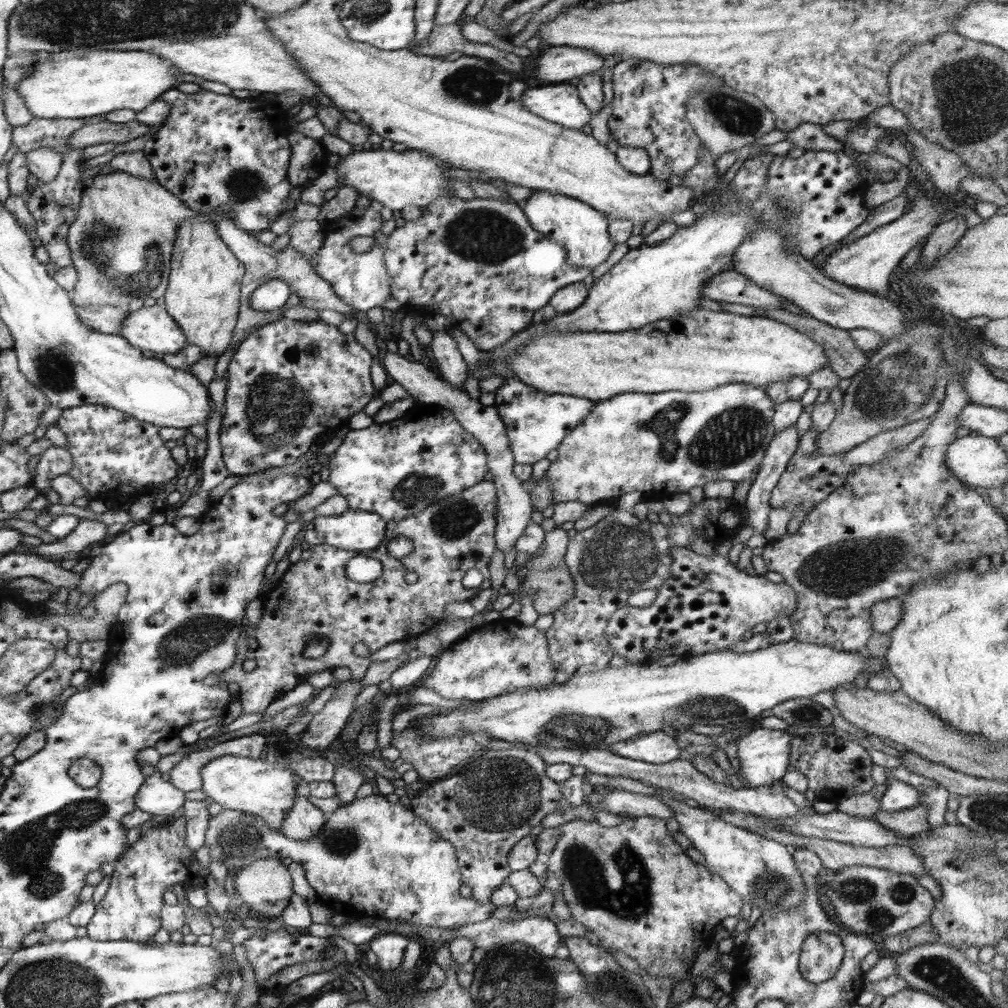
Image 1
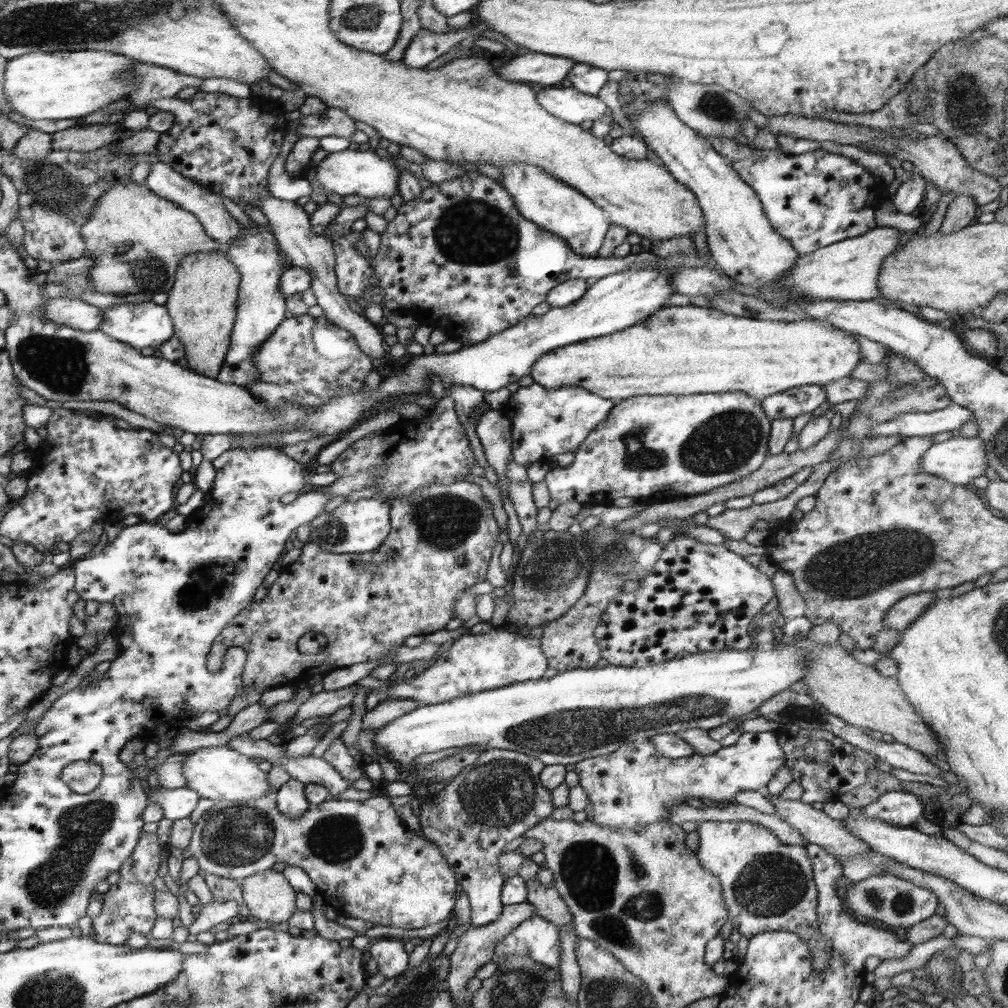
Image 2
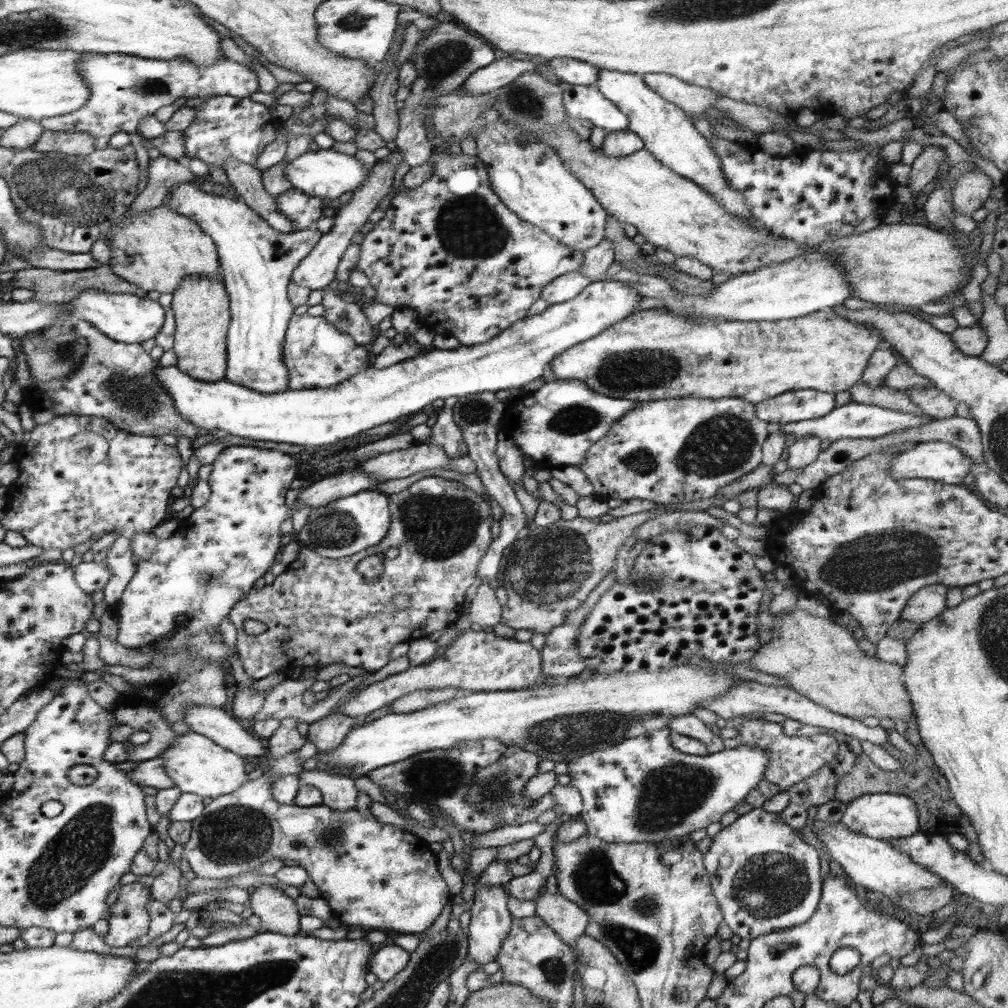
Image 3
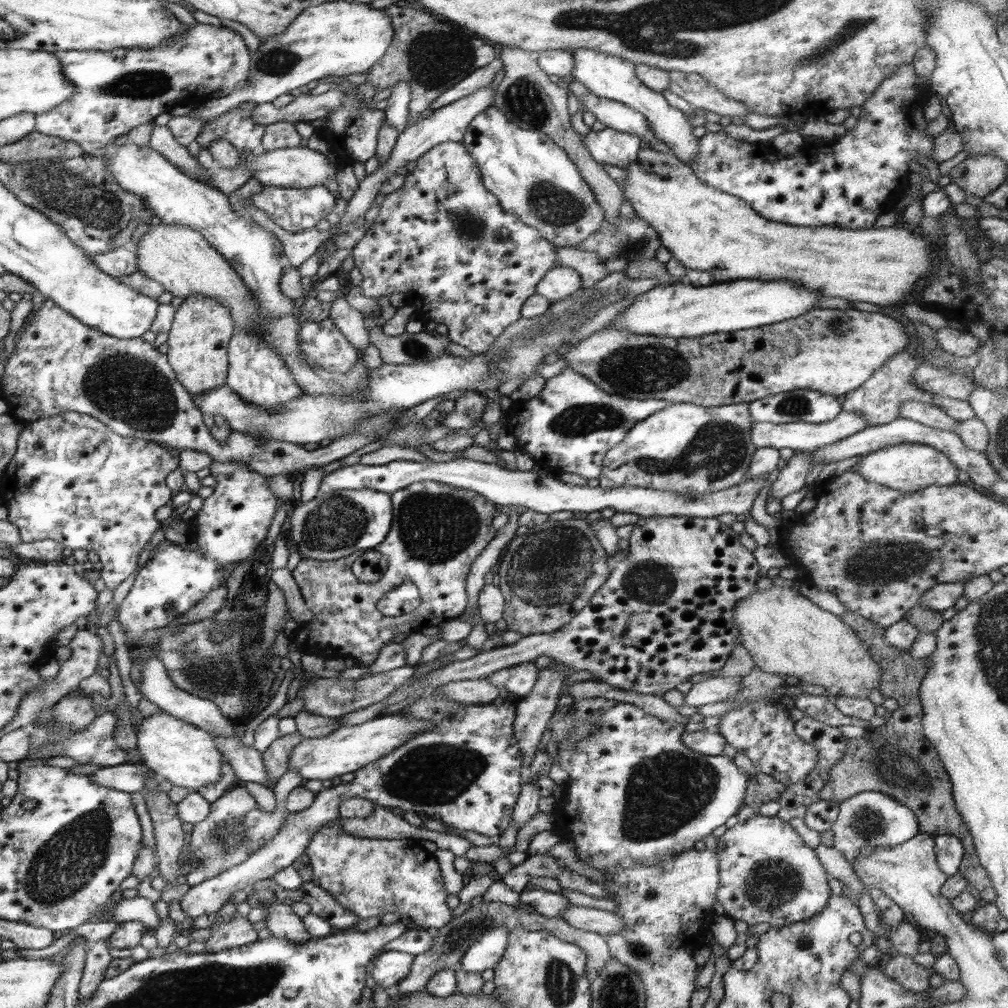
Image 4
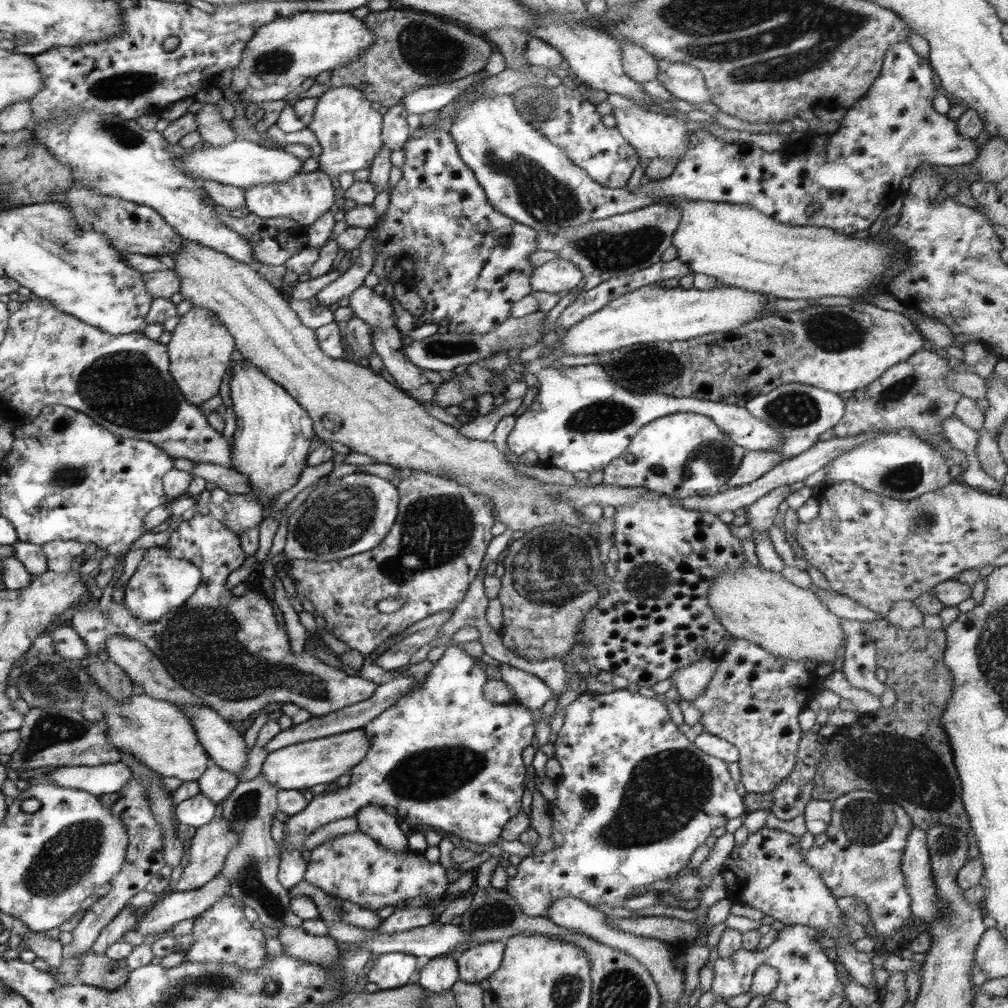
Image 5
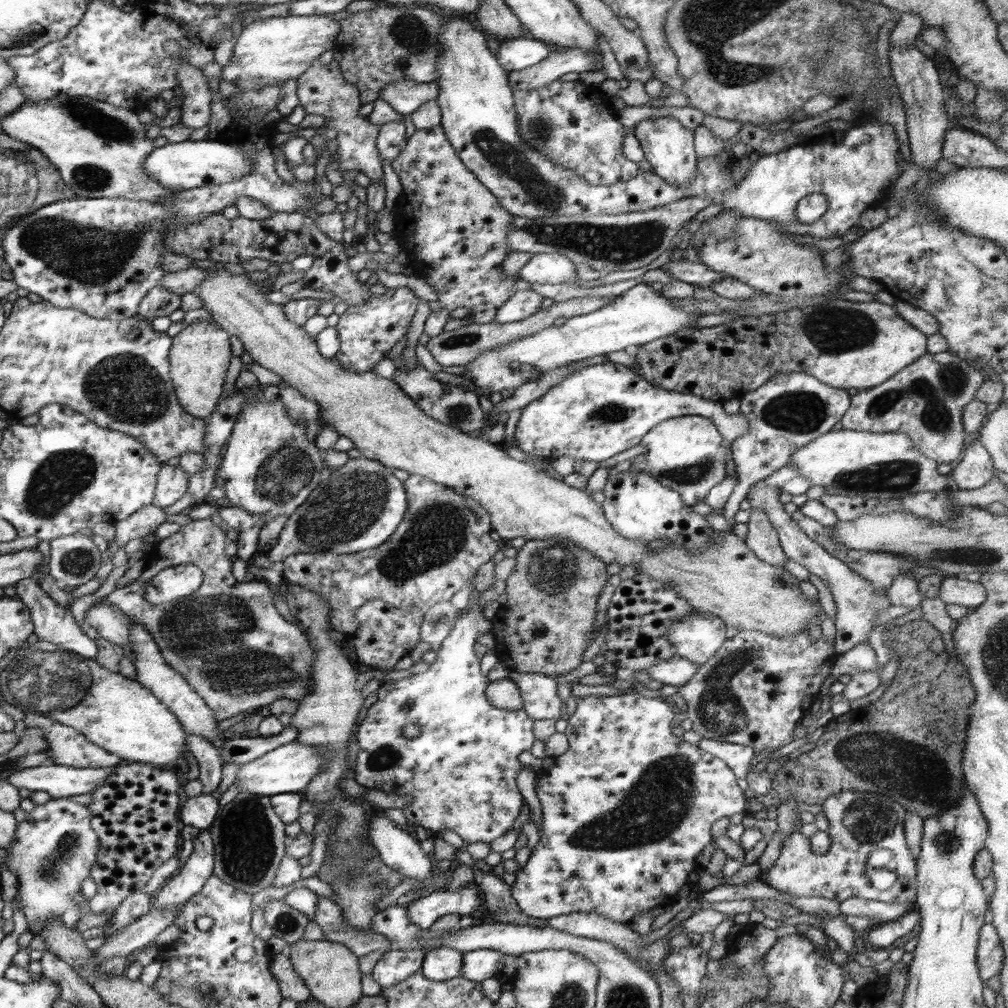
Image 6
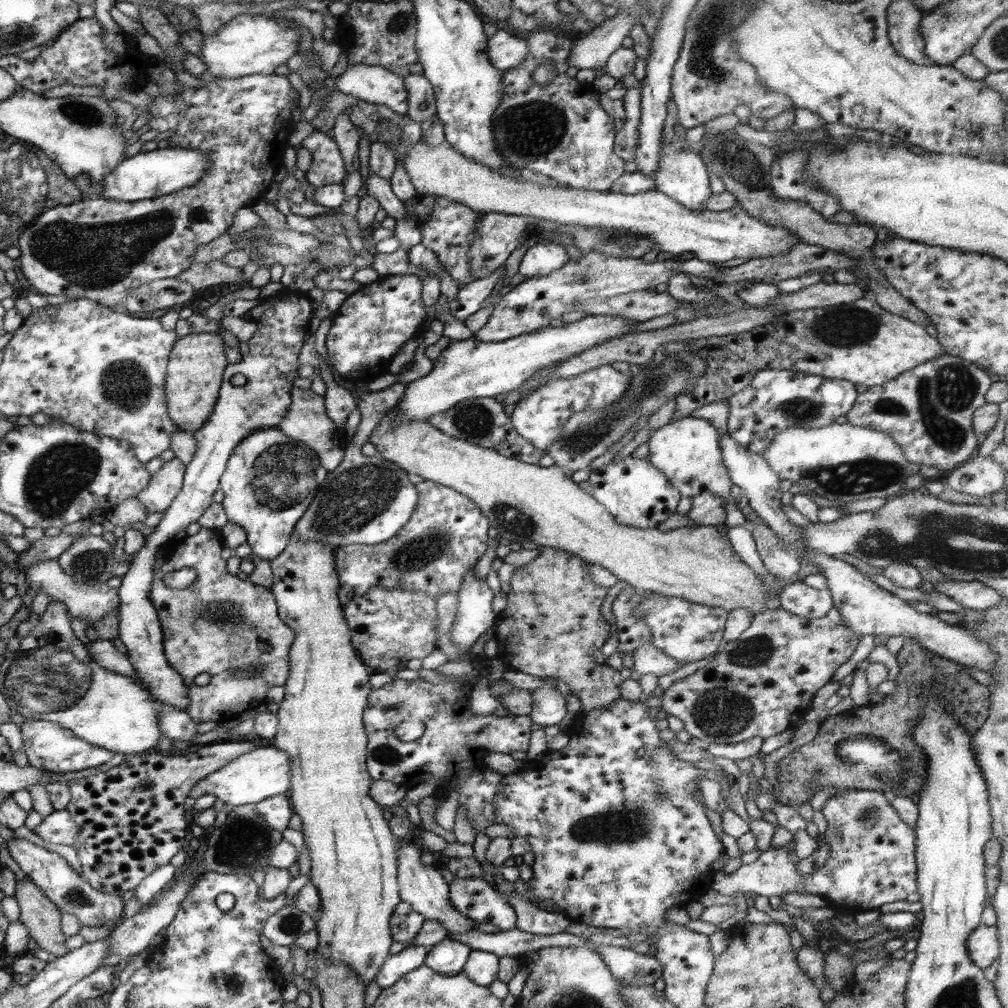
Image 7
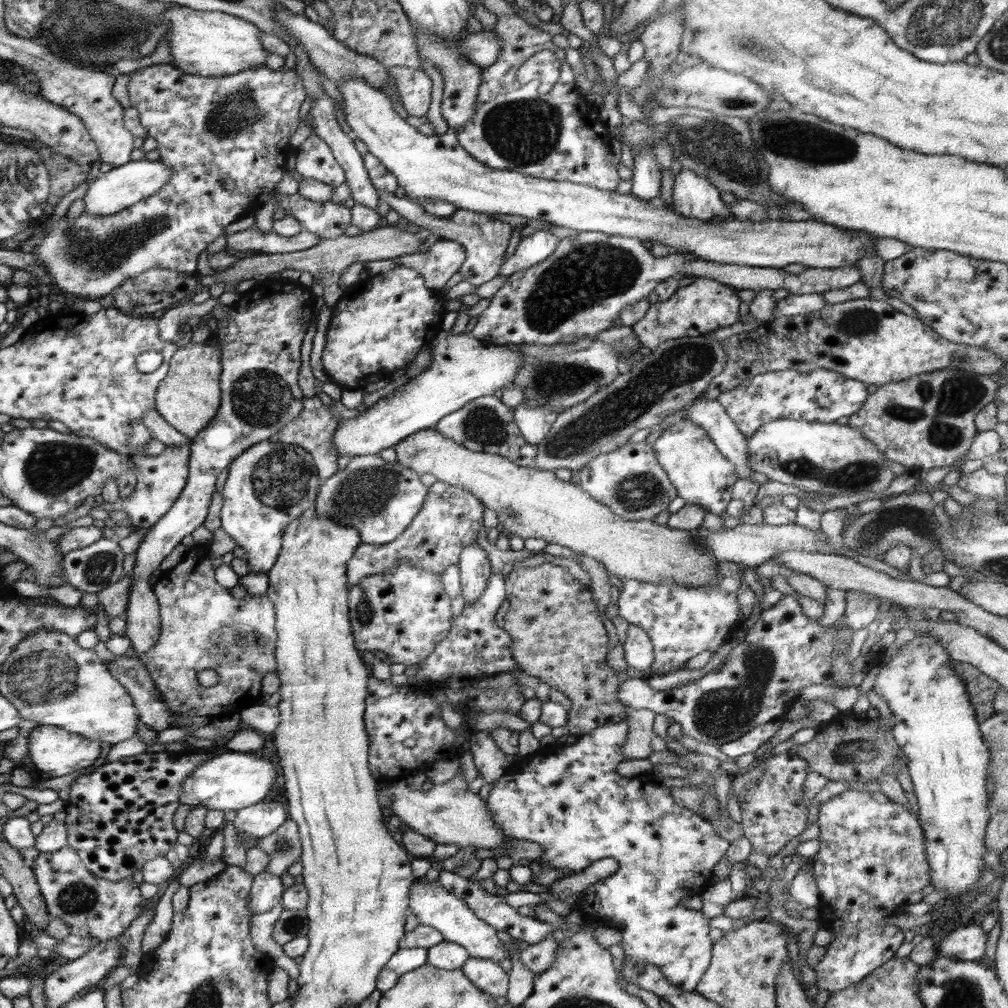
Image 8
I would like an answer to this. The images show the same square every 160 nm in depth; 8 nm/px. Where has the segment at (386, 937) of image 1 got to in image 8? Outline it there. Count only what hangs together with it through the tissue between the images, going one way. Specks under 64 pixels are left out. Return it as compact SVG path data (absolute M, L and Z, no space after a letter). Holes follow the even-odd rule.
M399 948L385 964L377 978L377 989L382 993L396 986L403 974L427 964L426 948Z

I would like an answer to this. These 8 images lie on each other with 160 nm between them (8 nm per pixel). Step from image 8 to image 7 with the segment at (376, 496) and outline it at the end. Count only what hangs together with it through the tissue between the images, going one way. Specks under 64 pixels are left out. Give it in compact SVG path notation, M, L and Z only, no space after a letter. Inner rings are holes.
M396 382L380 391L366 391L366 384L356 385L362 389L357 400L361 421L351 442L345 447L345 455L338 468L327 471L327 477L317 490L316 496L304 516L297 522L297 538L319 540L330 546L377 545L390 540L410 520L418 491L408 479L408 473L394 462L380 456L362 454L363 444L369 442L378 421L402 400L407 384Z

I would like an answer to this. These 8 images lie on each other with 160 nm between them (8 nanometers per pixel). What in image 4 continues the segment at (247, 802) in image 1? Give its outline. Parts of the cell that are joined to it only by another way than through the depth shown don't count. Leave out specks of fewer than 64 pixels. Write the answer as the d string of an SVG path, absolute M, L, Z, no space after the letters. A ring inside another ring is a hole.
M160 710L150 717L145 716L140 731L136 734L137 750L141 754L143 764L148 765L159 778L170 781L173 786L192 793L222 779L224 755L213 735L201 727Z

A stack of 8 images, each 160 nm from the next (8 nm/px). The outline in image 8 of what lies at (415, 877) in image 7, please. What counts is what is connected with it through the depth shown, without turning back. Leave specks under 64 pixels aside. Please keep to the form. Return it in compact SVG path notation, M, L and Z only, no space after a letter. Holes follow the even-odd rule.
M415 878L410 887L408 904L410 910L418 917L420 924L441 932L444 940L463 946L470 957L490 959L497 963L508 957L503 948L504 942L500 941L496 935L497 930L480 920L463 900L448 892L438 879Z

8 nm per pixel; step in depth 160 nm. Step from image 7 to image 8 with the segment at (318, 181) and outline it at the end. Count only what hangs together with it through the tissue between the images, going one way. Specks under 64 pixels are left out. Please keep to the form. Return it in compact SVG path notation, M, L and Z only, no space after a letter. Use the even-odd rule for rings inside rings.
M313 128L313 133L308 137L298 148L295 149L296 155L296 167L295 172L299 172L303 178L314 178L320 182L326 183L327 185L332 185L334 188L340 186L344 181L346 181L345 170L342 165L335 159L331 148L322 140L322 137L315 133L315 128Z

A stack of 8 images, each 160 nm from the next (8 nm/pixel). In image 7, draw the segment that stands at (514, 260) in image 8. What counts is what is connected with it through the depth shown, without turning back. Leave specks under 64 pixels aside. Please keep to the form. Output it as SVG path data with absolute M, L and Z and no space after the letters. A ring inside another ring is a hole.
M539 242L530 246L519 266L519 273L524 277L550 274L562 268L569 261L566 248L553 242Z

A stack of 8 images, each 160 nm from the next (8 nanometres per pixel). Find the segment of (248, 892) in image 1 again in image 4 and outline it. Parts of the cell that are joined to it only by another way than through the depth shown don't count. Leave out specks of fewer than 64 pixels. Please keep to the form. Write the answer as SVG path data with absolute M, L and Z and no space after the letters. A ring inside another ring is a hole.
M274 901L265 910L266 929L271 936L288 939L290 942L303 943L312 936L306 929L302 917L293 911L293 907L282 901Z

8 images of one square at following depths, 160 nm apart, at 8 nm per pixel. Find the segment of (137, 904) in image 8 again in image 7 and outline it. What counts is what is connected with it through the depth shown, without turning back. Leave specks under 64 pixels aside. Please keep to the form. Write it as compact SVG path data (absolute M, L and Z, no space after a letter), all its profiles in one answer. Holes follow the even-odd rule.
M15 836L14 840L6 840L8 852L12 859L16 861L21 871L31 880L60 910L62 913L74 914L80 922L80 926L87 927L114 927L116 923L122 922L124 902L120 894L108 894L96 890L91 884L83 879L83 875L78 875L67 861L56 852L50 852Z

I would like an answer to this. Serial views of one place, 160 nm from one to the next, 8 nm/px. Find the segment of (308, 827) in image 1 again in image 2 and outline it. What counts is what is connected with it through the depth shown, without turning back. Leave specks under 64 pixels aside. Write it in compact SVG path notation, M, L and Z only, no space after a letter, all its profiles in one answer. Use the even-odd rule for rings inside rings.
M289 779L277 792L277 808L278 811L285 812L288 819L298 819L313 811L305 796L305 784Z

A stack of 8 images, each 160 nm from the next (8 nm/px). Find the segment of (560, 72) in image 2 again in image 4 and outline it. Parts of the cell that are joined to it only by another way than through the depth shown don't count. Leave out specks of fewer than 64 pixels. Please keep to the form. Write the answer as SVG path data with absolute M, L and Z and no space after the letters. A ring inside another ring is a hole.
M496 57L490 64L478 68L469 74L464 80L452 86L452 88L442 92L438 99L429 106L429 108L436 109L442 108L453 102L460 101L462 98L473 94L474 91L488 86L496 78L496 74L503 69L503 62Z

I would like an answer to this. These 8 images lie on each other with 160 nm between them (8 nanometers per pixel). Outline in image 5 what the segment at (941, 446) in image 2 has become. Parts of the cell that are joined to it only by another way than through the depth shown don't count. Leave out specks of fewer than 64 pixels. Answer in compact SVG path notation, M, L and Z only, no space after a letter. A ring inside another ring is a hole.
M890 433L862 441L856 447L850 448L850 451L827 462L826 482L834 484L850 481L864 490L871 490L888 498L912 500L954 482L948 473L949 466L950 463L940 451L918 437L907 433Z

